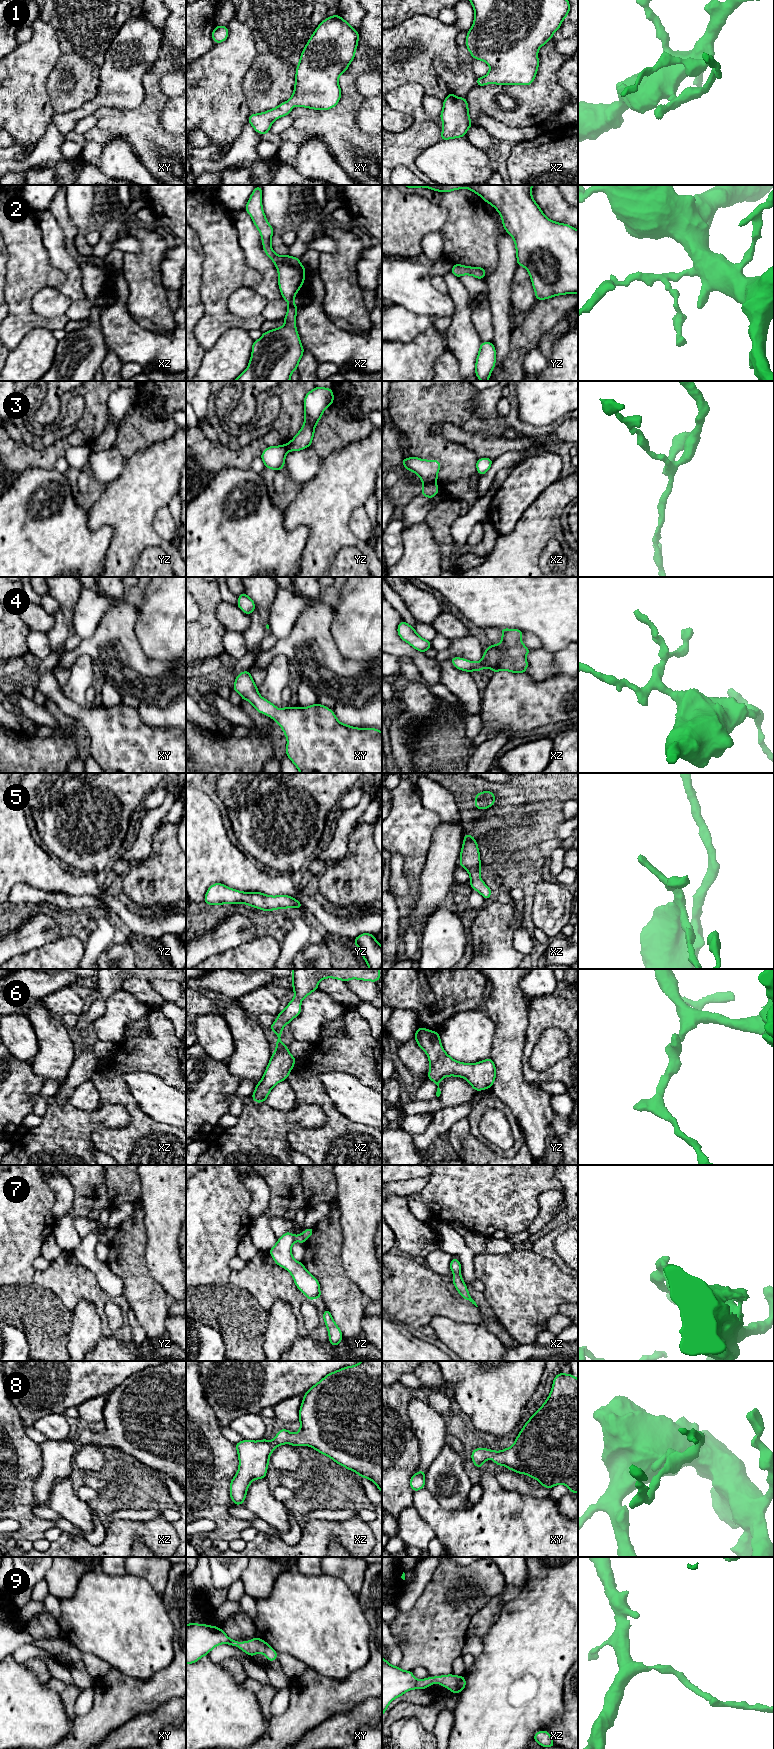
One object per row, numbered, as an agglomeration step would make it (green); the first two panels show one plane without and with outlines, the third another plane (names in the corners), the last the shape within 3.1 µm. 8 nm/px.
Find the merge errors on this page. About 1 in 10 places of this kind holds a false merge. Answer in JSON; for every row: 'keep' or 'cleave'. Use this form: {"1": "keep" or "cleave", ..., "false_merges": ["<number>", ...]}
{"1": "keep", "2": "keep", "3": "cleave", "4": "keep", "5": "keep", "6": "keep", "7": "keep", "8": "keep", "9": "keep", "false_merges": ["3"]}

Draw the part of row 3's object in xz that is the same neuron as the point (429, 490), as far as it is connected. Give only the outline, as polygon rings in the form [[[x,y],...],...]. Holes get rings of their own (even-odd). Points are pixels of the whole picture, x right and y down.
[[[427,483],[423,484],[423,489],[420,494],[428,498],[433,498],[438,492],[439,489],[436,483]]]

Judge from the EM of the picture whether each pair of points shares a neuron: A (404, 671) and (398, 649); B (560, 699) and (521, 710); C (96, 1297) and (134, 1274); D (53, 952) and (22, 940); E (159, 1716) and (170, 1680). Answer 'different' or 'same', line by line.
A: different
B: same
C: different
D: different
E: different

